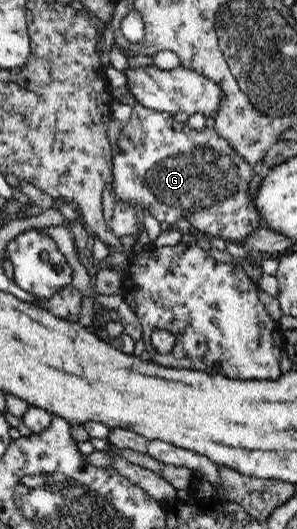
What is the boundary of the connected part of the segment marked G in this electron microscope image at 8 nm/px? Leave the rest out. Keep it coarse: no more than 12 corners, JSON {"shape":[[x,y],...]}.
{"shape":[[135,103],[116,200],[242,243],[256,165],[215,128]]}

